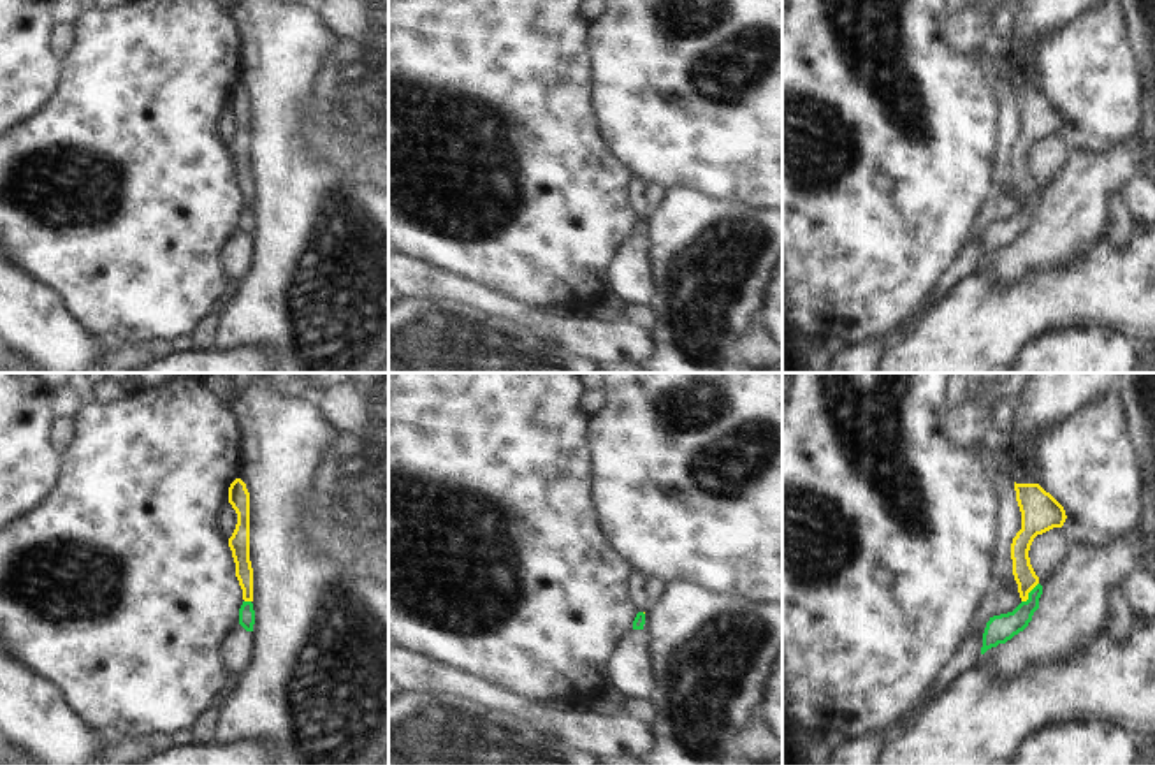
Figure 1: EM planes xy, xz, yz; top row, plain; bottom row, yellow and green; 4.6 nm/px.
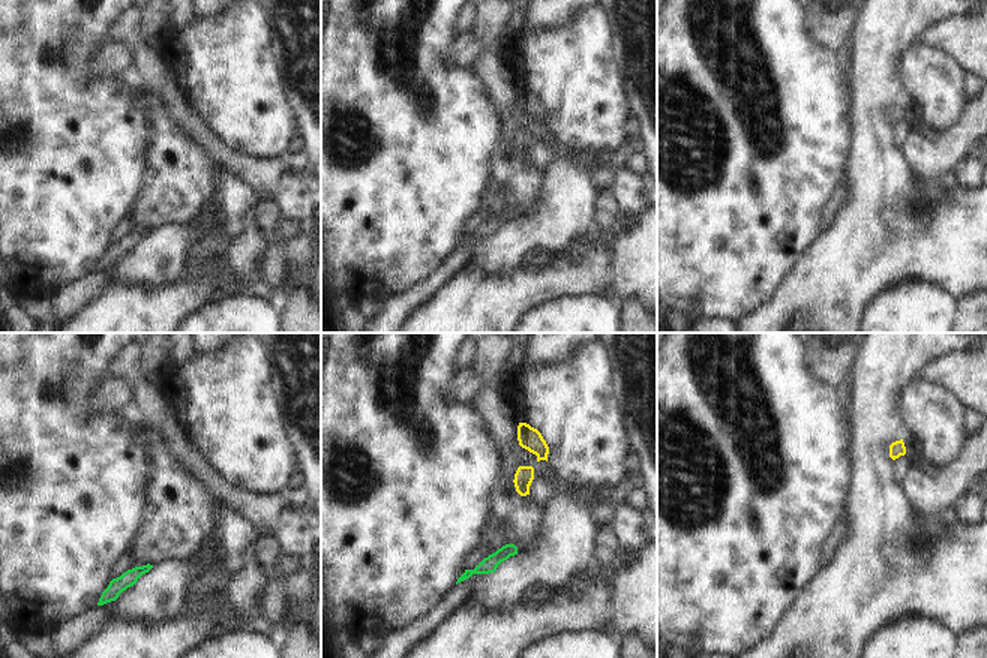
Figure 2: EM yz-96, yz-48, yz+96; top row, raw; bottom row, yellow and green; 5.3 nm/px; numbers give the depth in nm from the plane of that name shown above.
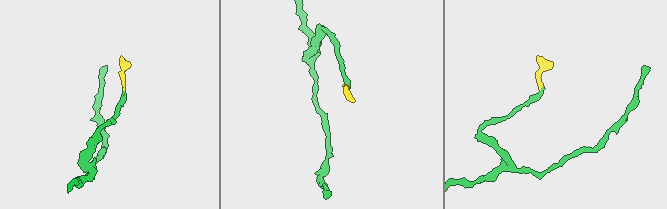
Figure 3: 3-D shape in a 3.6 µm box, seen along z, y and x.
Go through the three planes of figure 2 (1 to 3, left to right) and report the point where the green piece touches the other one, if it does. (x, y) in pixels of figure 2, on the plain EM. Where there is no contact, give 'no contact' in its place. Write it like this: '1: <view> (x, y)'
1: no contact
2: no contact
3: no contact

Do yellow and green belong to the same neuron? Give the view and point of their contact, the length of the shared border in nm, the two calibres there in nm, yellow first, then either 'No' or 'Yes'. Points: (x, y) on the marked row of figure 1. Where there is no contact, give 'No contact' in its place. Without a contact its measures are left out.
Touches yellow at yz (1029, 591). Shared border 120 nm. Thickness 100 nm (yellow) against 130 nm. Yes

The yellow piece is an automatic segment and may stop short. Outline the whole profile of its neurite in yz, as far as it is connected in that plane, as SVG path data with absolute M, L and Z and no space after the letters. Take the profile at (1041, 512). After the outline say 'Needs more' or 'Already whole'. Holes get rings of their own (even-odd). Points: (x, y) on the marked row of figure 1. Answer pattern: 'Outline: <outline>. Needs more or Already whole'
Outline: M1014 482L1014 491L1021 512L1021 529L1013 538L1011 559L1021 603L1013 612L990 617L983 633L981 654L1006 644L1032 621L1034 612L1039 608L1042 586L1030 565L1030 545L1037 535L1062 528L1067 519L1064 506L1039 484Z. Needs more

